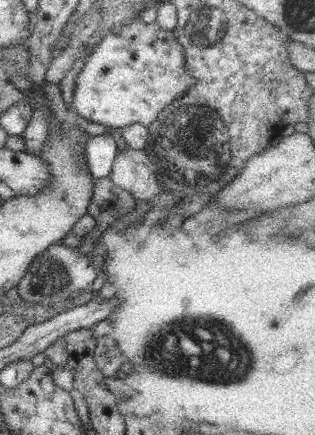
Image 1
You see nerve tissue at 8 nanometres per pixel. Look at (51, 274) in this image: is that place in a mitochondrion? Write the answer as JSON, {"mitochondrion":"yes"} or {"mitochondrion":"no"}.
{"mitochondrion":"yes"}

